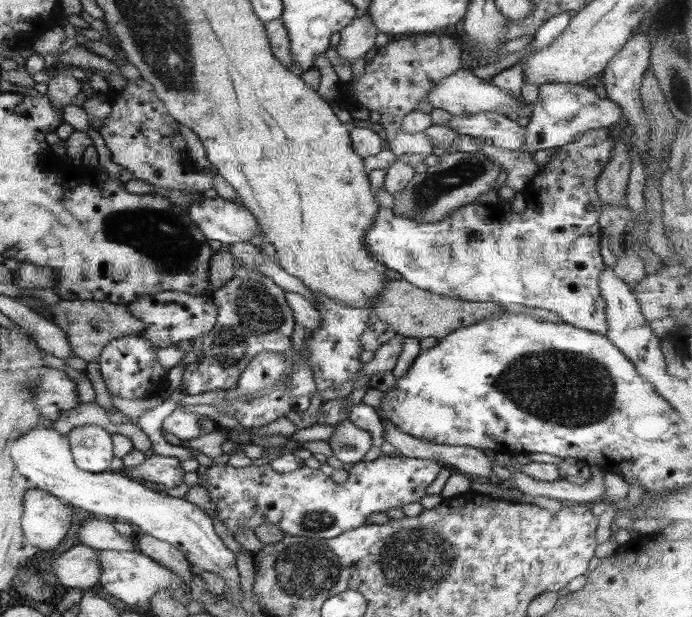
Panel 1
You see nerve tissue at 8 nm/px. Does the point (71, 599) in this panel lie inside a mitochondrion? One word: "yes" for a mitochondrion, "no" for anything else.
no

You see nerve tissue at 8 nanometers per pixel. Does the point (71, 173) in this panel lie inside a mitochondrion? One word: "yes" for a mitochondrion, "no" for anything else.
no

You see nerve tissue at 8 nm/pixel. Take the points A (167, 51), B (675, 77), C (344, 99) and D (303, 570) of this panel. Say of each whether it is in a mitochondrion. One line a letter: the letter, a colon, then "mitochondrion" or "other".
A: mitochondrion
B: mitochondrion
C: other
D: mitochondrion

